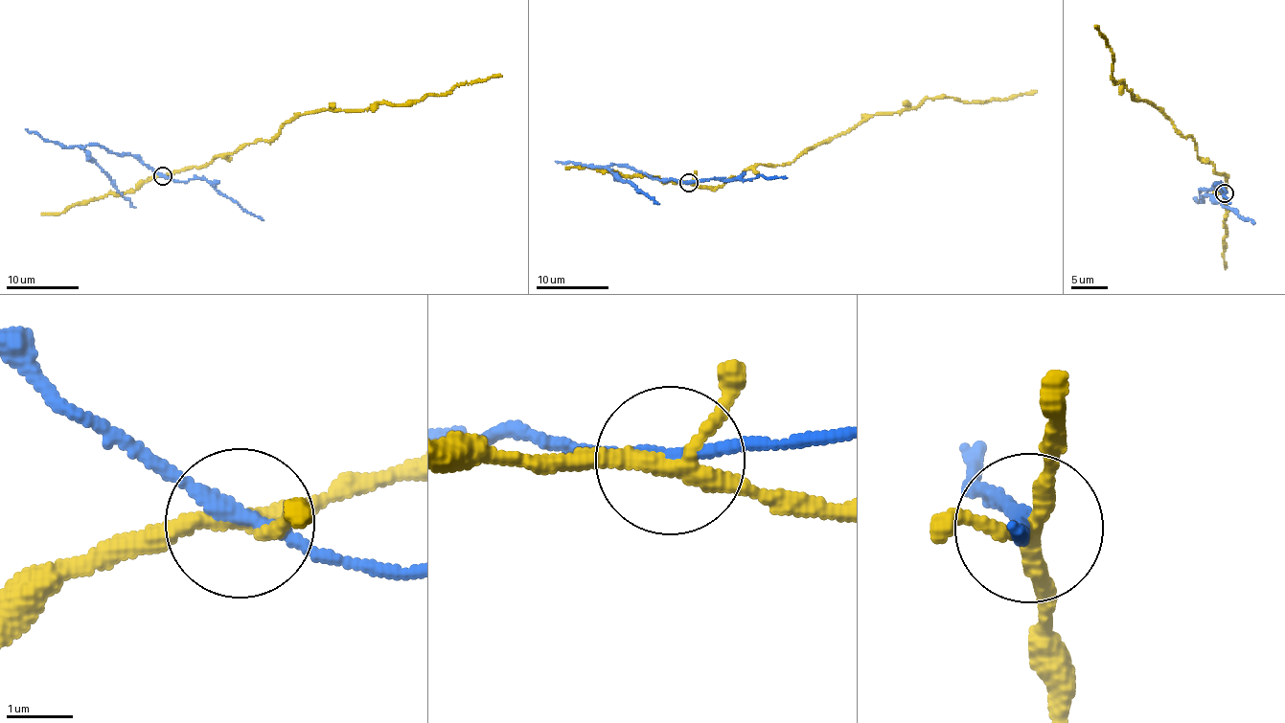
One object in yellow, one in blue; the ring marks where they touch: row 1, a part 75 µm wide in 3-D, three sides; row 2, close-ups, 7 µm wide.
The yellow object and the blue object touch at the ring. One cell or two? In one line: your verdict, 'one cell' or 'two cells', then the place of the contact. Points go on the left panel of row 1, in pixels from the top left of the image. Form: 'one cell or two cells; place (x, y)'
two cells; place (163, 176)

